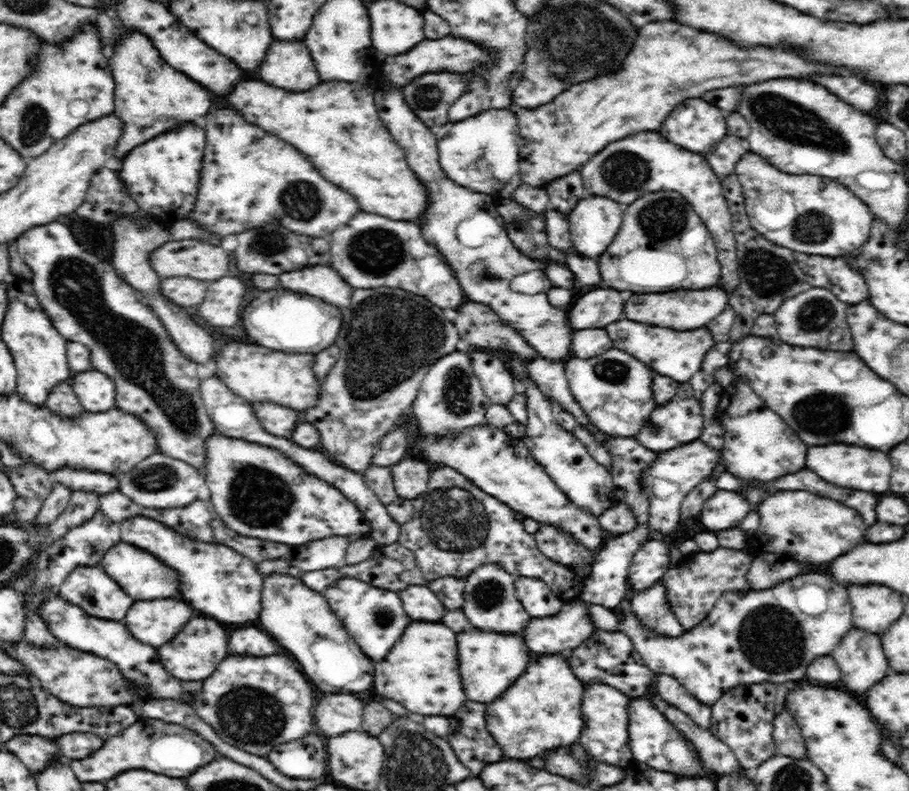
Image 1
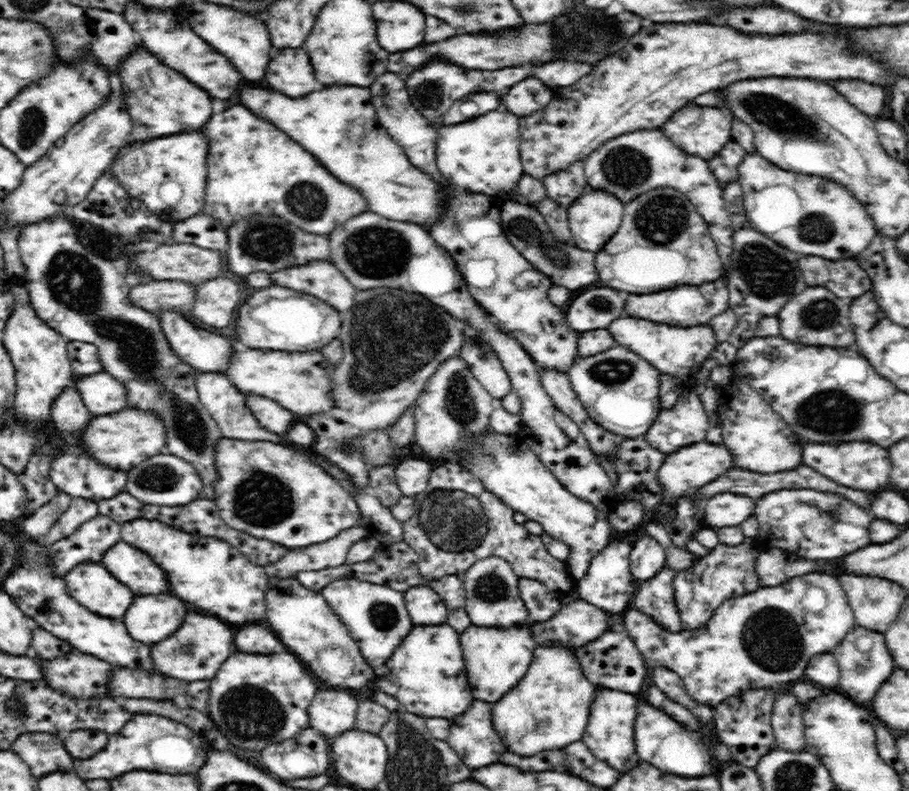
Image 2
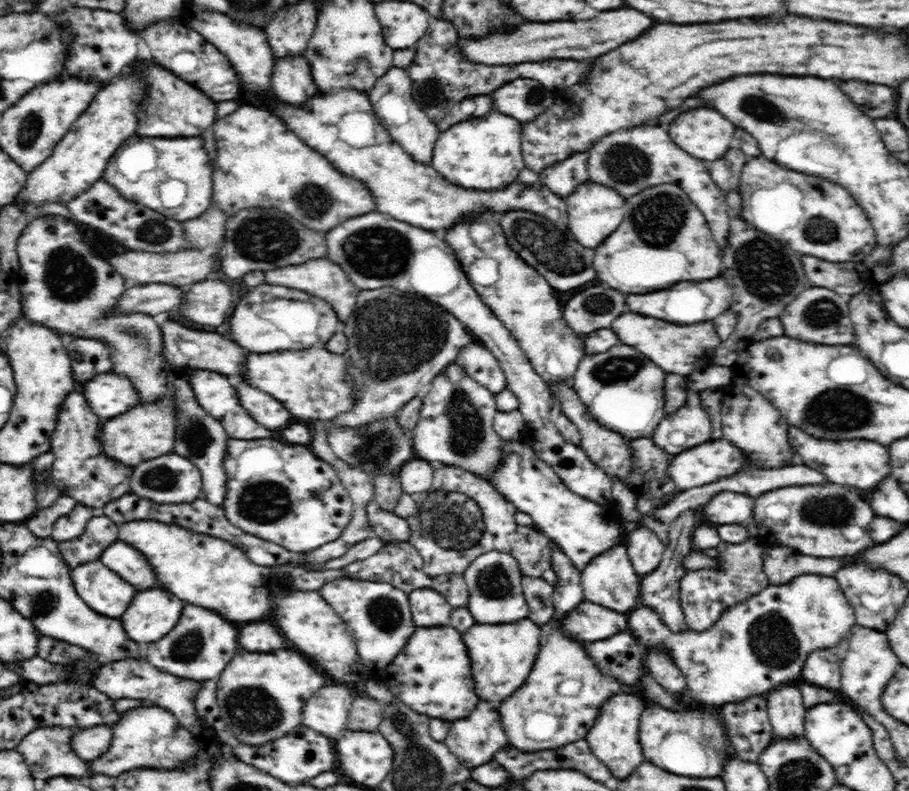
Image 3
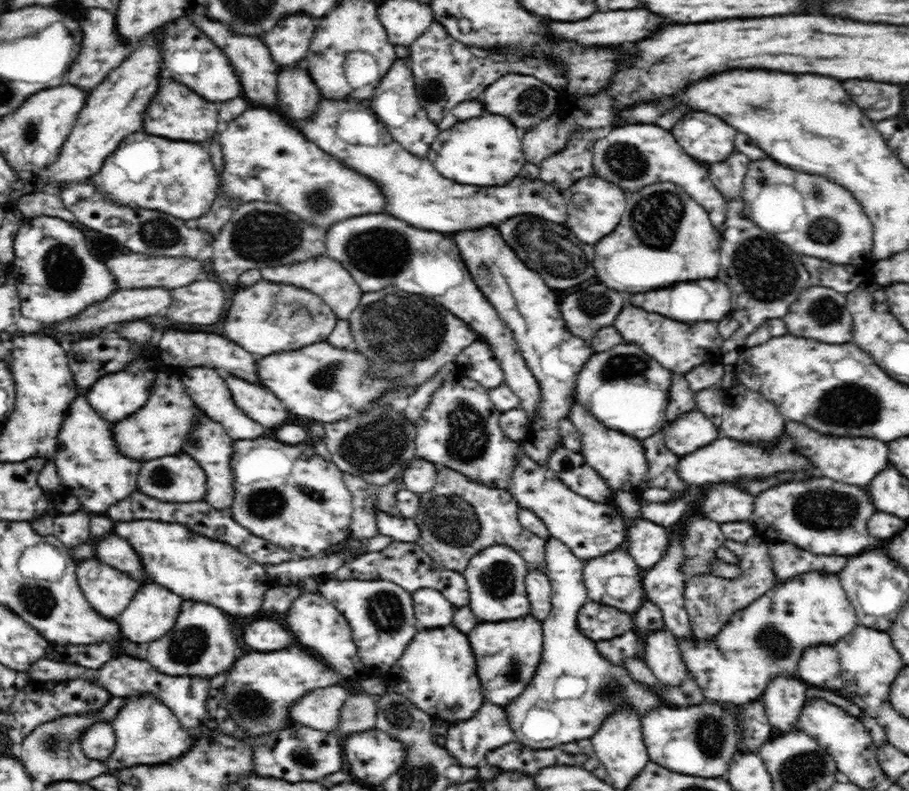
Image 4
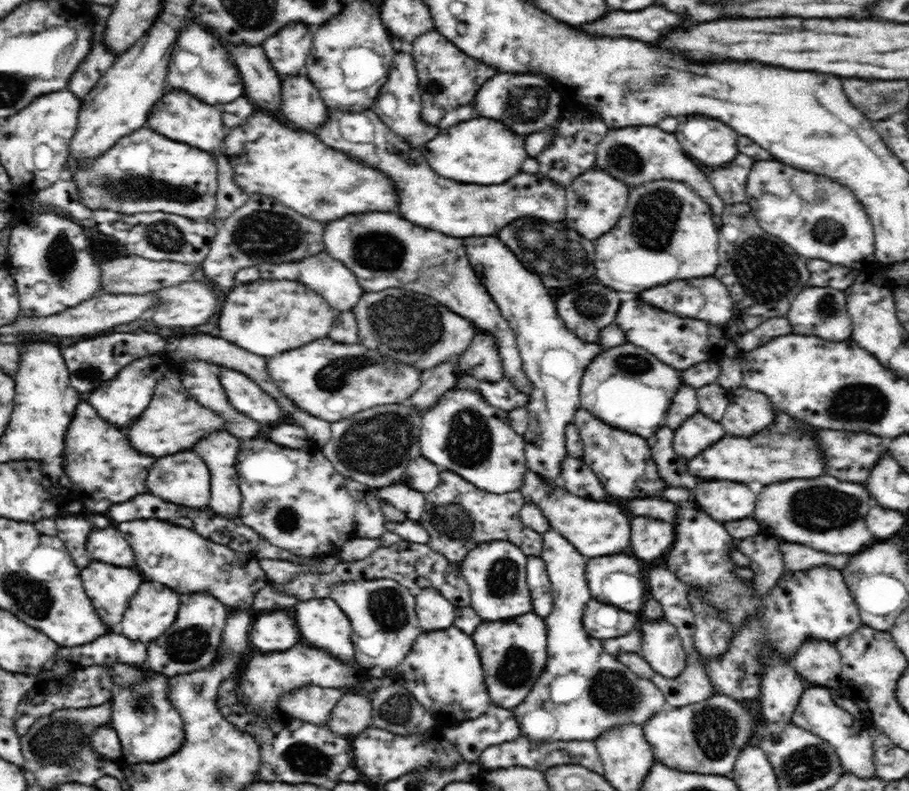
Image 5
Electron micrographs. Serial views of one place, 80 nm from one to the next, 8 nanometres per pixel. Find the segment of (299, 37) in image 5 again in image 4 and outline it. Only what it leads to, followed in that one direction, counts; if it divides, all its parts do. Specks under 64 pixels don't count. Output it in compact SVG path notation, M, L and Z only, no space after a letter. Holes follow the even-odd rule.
M306 14L287 15L276 28L266 32L264 42L274 62L280 66L295 66L304 61L317 23Z

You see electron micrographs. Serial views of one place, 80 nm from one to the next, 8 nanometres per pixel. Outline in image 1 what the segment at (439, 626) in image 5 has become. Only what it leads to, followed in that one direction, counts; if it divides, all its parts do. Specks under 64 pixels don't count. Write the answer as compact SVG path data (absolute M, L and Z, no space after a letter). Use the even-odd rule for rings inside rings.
M410 585L398 592L406 614L414 620L438 622L444 616L442 602L425 586Z

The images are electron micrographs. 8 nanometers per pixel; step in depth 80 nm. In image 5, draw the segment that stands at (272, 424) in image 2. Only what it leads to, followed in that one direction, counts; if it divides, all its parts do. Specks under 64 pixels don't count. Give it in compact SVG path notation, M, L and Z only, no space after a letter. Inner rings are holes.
M214 367L220 370L221 386L226 390L229 403L244 412L246 416L254 418L256 422L278 422L282 420L282 410L278 406L278 402L268 396L264 390L260 390L258 384L236 370L226 370L226 368Z

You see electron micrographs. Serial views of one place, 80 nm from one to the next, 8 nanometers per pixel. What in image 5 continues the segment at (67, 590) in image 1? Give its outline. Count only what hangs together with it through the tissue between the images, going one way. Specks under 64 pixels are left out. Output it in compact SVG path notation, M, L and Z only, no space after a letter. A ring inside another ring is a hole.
M91 560L80 570L84 590L102 622L114 626L122 620L132 596L142 584L140 572L129 568L118 568Z

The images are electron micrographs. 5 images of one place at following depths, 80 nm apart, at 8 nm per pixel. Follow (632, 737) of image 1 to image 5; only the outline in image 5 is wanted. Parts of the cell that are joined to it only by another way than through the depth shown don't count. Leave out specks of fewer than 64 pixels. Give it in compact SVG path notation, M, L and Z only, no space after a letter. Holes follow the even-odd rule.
M712 695L698 703L667 707L644 724L643 734L656 760L664 766L686 773L729 775L735 768L740 750L754 730L754 718L748 708L728 695Z

